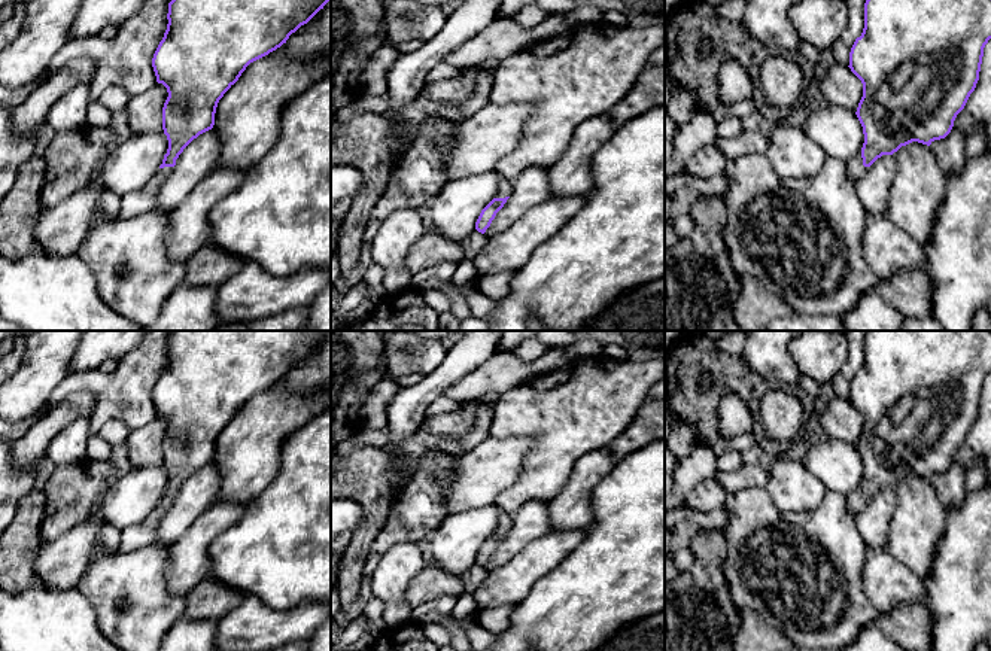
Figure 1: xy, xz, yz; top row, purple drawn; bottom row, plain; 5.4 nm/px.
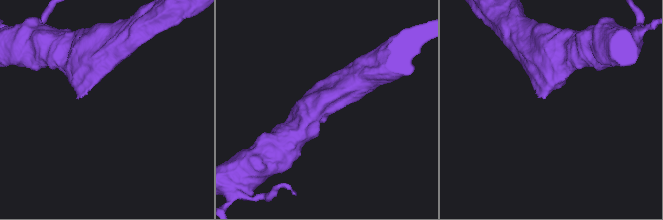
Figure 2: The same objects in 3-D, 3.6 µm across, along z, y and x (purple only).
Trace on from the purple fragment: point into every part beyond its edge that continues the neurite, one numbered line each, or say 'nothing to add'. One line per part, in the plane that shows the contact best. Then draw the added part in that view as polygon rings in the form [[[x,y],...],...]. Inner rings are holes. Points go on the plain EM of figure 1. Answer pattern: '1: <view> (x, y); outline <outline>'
1: yz (856, 504); outline [[[861,487],[846,496],[846,509],[852,518],[855,518],[866,506],[867,501],[863,499]]]

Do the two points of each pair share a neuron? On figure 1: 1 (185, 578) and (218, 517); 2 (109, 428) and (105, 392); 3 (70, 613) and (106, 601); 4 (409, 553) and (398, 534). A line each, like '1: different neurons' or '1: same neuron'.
1: same neuron
2: different neurons
3: different neurons
4: different neurons

